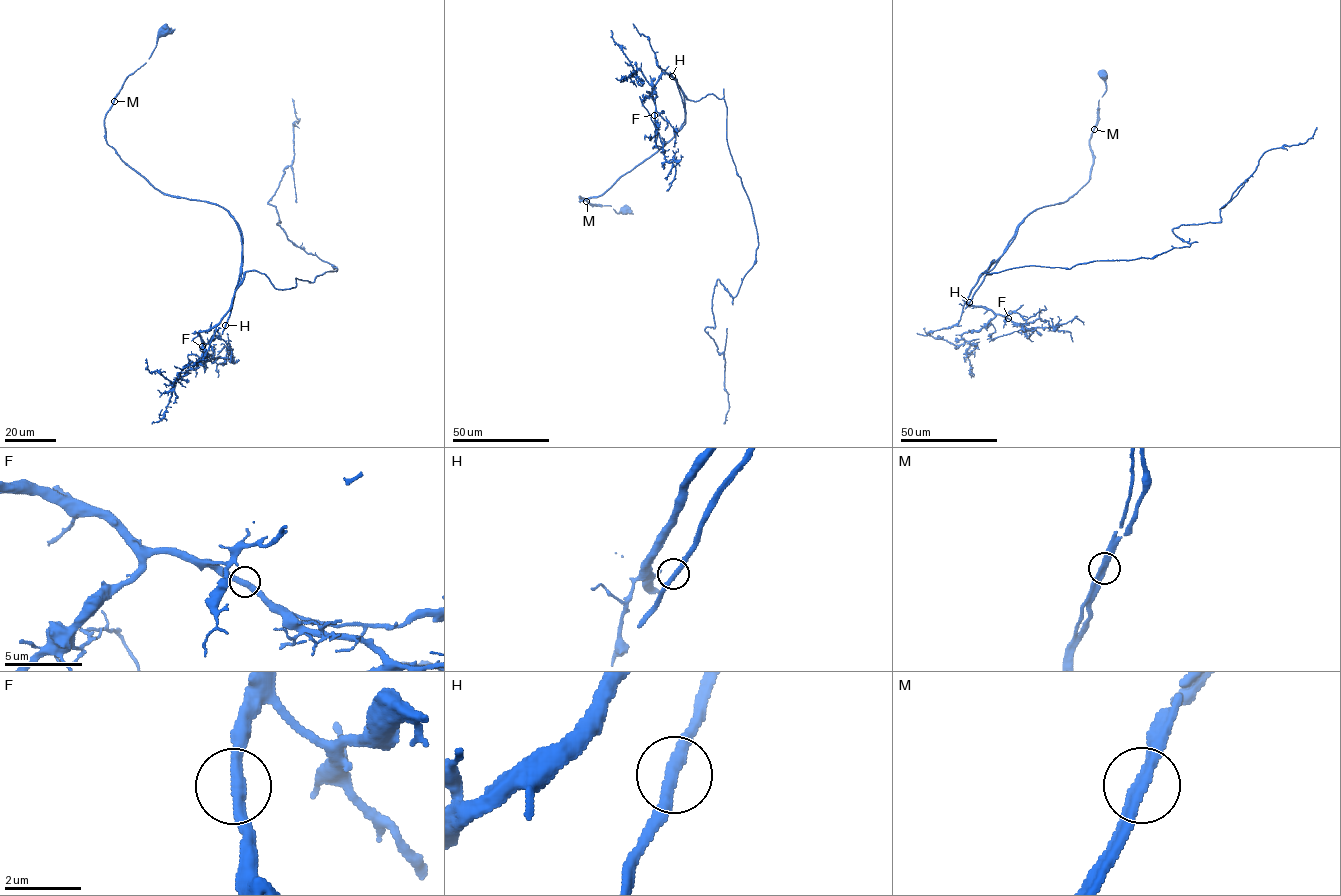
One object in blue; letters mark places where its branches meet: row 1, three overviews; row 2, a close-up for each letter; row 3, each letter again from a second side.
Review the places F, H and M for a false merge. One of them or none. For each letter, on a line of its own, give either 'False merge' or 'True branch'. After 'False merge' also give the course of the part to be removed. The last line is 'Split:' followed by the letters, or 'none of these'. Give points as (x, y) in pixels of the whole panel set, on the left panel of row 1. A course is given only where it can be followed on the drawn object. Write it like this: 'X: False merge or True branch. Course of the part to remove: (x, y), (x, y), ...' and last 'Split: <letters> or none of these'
F: True branch
H: True branch
M: False merge. Course of the part to remove: (114, 101), (104, 119), (105, 141), (119, 157), (164, 194), (220, 206), (236, 223), (240, 273), (221, 334)
Split: M

